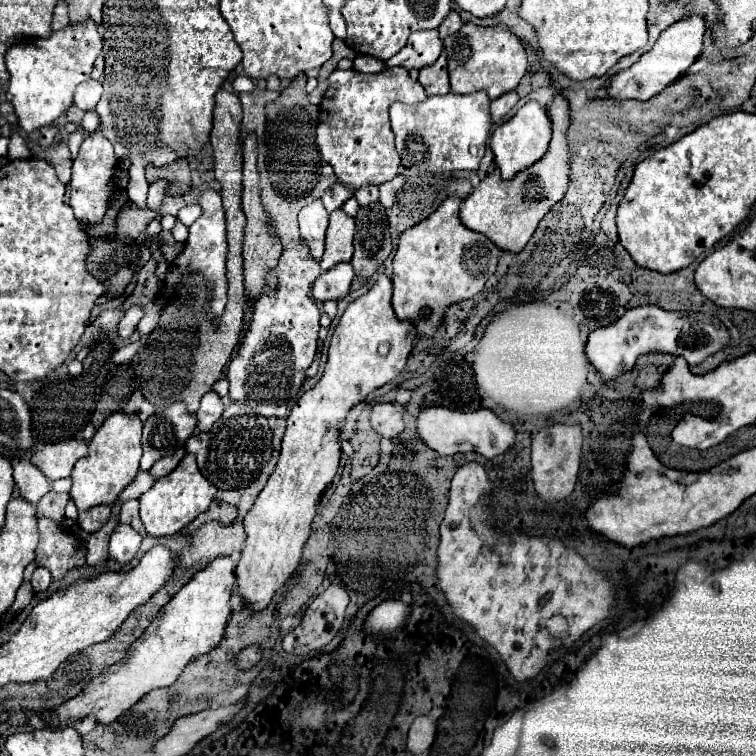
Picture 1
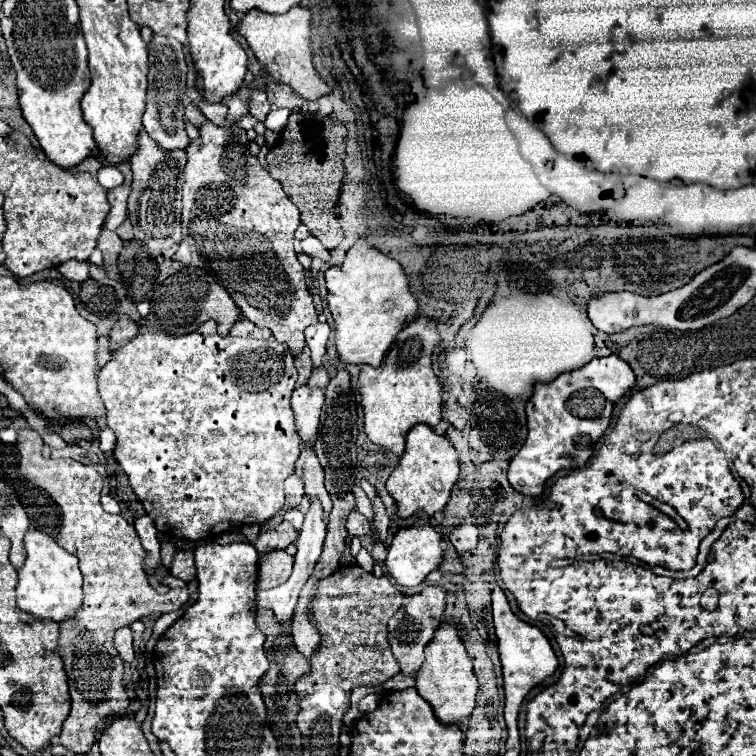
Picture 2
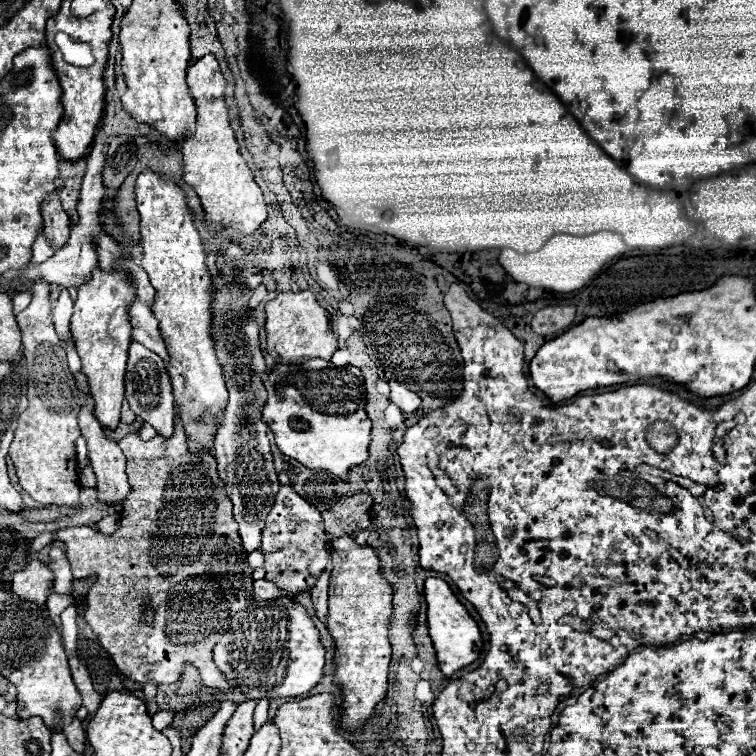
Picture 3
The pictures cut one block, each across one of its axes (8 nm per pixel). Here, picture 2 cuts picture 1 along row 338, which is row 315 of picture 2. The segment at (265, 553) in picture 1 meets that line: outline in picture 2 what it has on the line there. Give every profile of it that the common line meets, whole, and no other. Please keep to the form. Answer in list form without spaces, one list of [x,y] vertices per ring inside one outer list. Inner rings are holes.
[[[358,240],[346,254],[344,264],[326,270],[328,308],[334,318],[336,352],[344,364],[380,366],[396,334],[416,318],[418,302],[408,290],[402,266]]]

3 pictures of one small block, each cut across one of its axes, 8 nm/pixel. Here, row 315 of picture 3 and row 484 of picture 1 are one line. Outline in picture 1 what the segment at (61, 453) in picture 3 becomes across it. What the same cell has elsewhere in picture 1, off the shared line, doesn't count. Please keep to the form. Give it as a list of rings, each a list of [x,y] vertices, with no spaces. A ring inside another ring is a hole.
[[[28,462],[14,464],[14,480],[20,486],[20,494],[32,504],[36,504],[42,496],[52,490],[50,480],[34,464]]]

